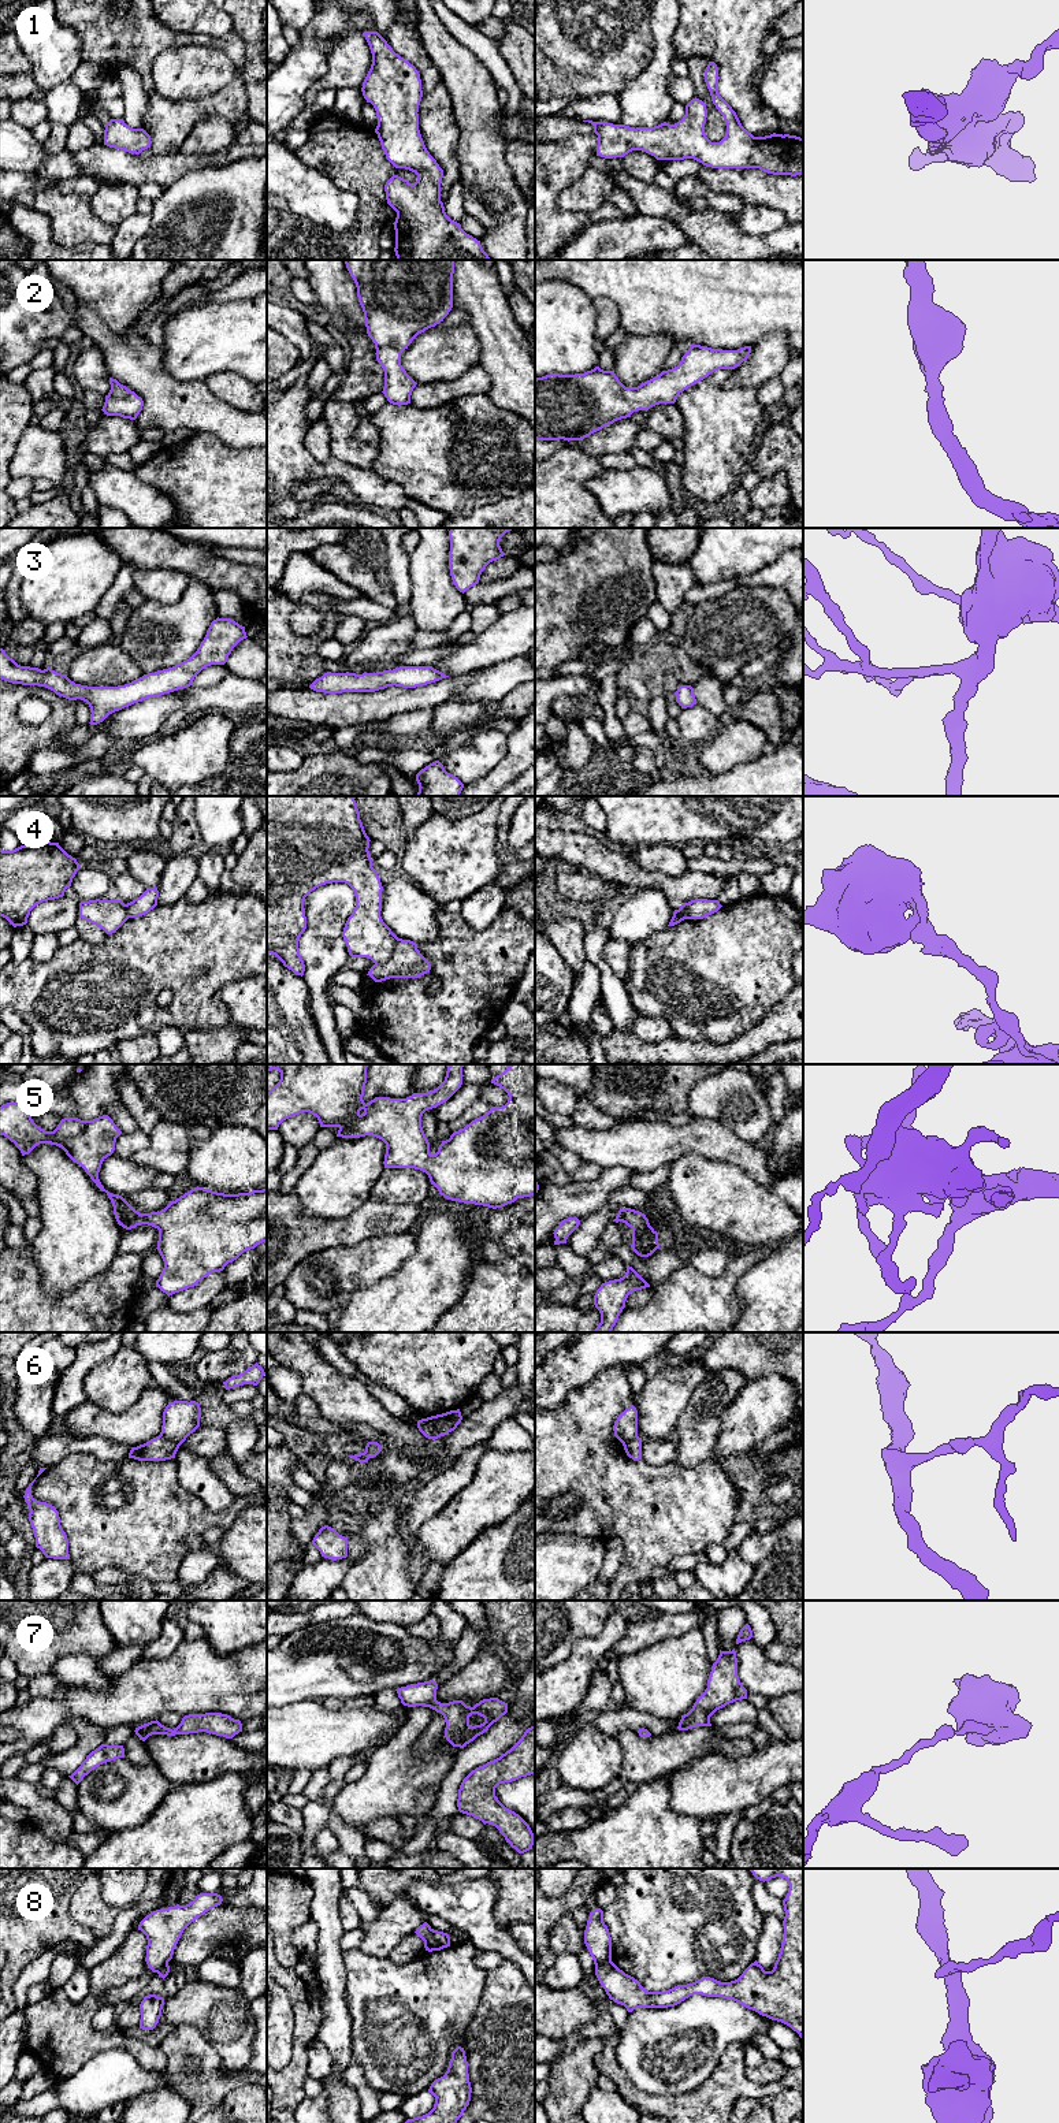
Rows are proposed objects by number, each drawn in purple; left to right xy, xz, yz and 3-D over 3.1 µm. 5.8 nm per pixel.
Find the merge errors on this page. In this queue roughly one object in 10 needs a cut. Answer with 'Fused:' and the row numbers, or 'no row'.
Fused: 4, 6, 8

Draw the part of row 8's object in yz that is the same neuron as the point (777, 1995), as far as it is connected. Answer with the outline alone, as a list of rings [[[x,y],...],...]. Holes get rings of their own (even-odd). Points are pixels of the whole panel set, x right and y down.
[[[750,1869],[750,1871],[757,1880],[763,1882],[776,1877],[785,1878],[789,1886],[783,1900],[785,1911],[783,1921],[784,1937],[772,1971],[765,1971],[755,1960],[737,1979],[731,1982],[702,1977],[692,1983],[677,1985],[665,1992],[649,1992],[638,1979],[625,1974],[610,1960],[595,1966],[595,1975],[609,1999],[624,2005],[628,2012],[636,2008],[675,2007],[694,1994],[729,1999],[762,2016],[789,2026],[803,2041],[803,1869]]]

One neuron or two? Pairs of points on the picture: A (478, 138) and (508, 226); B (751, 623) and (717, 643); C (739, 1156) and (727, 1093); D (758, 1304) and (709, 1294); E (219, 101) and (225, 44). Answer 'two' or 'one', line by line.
A: one
B: one
C: two
D: two
E: one

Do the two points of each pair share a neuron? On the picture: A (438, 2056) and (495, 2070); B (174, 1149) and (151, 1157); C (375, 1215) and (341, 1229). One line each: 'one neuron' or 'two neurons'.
A: two neurons
B: one neuron
C: one neuron

